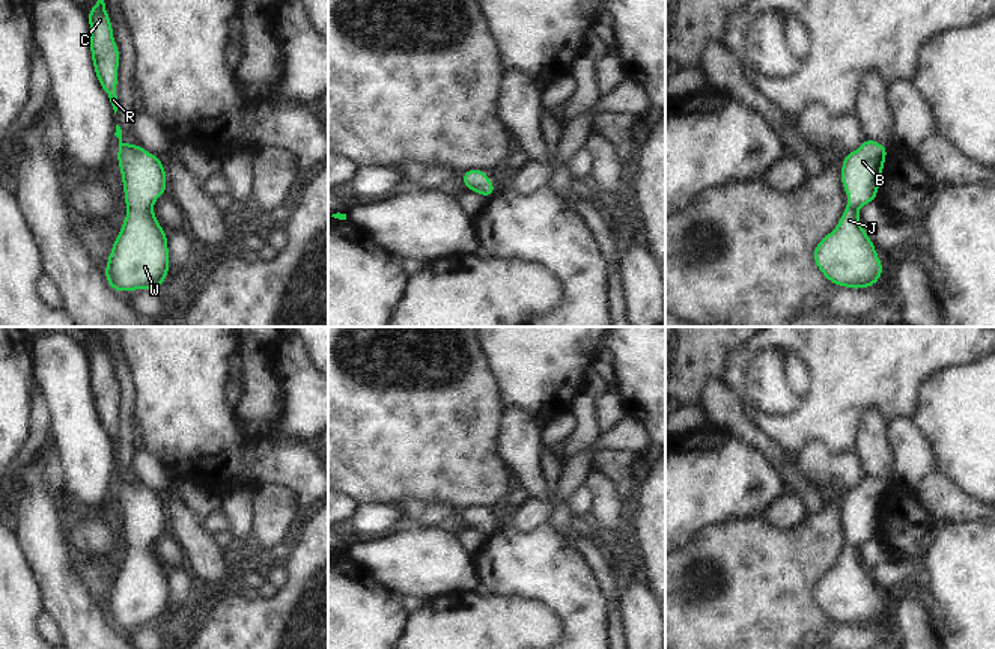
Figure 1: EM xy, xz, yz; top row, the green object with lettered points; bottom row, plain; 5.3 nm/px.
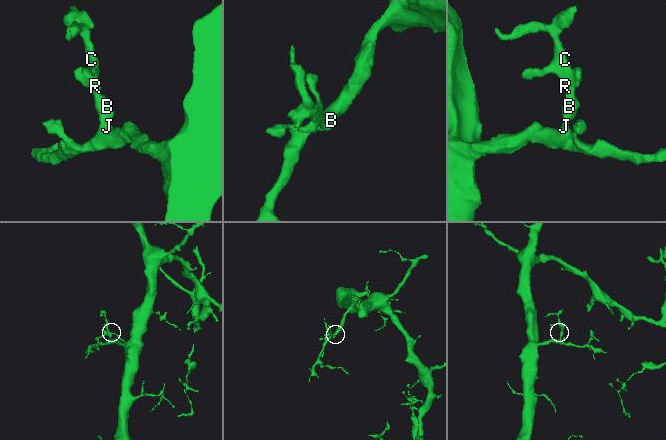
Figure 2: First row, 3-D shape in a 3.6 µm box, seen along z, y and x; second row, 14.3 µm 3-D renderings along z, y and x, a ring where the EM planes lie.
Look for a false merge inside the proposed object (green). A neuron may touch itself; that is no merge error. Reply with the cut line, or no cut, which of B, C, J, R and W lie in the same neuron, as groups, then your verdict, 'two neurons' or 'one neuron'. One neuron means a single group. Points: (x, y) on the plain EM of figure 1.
cut none; groups B C J R W; one neuron

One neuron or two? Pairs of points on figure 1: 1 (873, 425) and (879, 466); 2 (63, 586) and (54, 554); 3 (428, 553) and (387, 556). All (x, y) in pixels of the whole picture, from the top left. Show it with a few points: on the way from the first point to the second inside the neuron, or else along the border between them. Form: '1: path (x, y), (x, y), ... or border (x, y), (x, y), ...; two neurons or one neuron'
1: path (873, 435), (875, 455); one neuron
2: path (56, 578), (54, 562); one neuron
3: path (417, 556), (398, 556); one neuron

